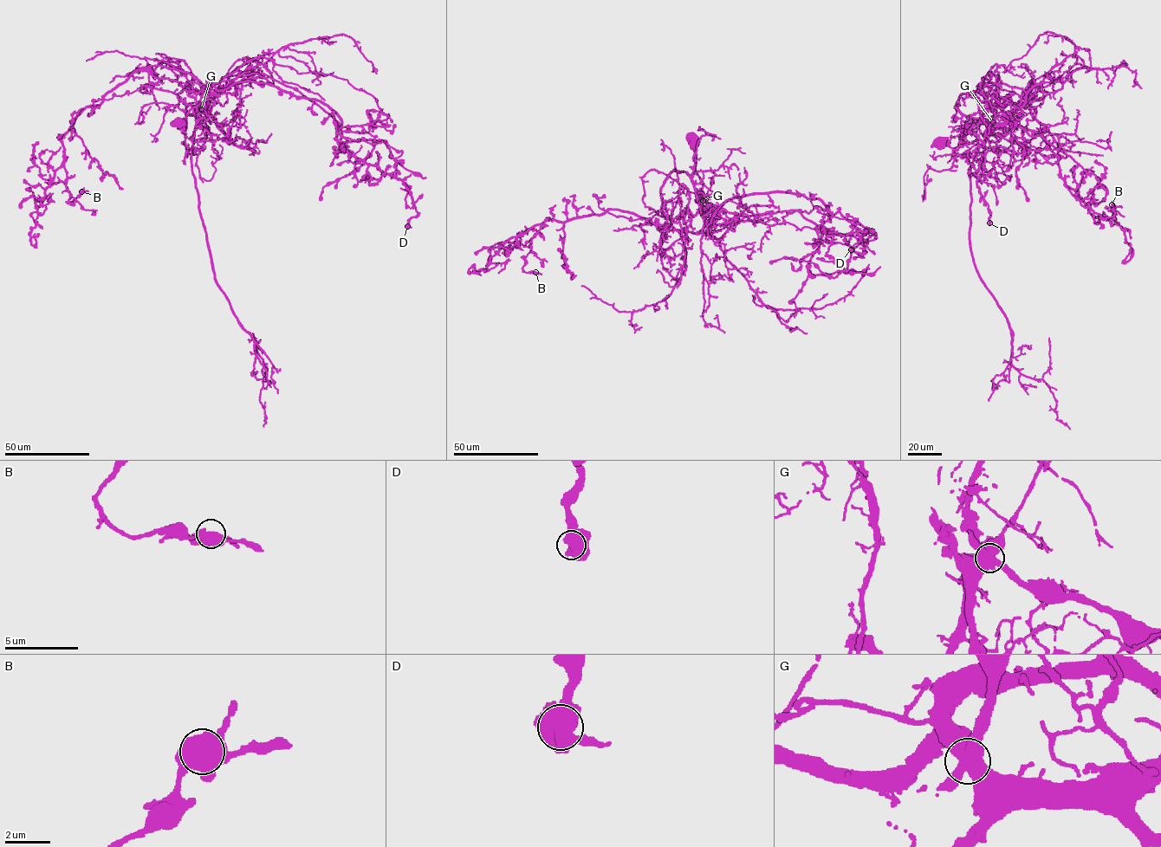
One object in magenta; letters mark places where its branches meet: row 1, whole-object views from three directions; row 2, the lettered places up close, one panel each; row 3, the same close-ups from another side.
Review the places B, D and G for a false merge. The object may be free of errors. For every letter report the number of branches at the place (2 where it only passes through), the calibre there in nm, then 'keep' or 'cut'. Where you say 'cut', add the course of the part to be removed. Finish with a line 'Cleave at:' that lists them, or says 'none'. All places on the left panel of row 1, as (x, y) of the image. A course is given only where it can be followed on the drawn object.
B: branches 4; calibre 750 nm; keep
D: branches 4; calibre 650 nm; keep
G: branches 4; calibre 650 nm; cut; course (201, 109), (242, 74), (264, 74), (335, 119), (340, 143), (374, 140), (362, 164), (328, 183), (321, 200)
Cleave at: G

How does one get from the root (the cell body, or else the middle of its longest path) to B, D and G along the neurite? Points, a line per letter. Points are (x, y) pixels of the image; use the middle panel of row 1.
B: (694, 142), (703, 198), (680, 212), (682, 237), (607, 211), (548, 218), (523, 257), (535, 272)
D: (694, 142), (702, 210), (752, 193), (819, 199), (830, 222), (816, 229), (856, 232), (865, 252), (851, 249)
G: (694, 142), (695, 168), (702, 182), (703, 200)

